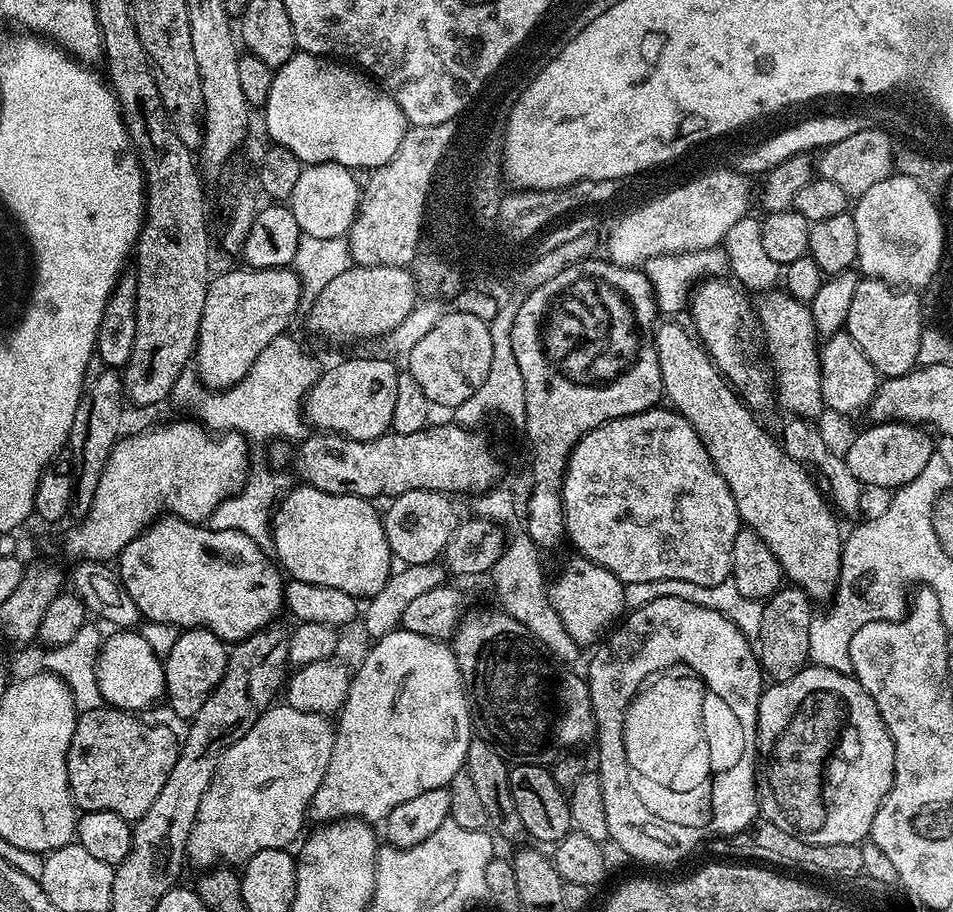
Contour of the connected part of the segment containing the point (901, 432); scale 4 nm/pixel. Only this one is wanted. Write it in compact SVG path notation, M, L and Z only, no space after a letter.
M889 422L872 424L865 432L860 432L852 440L848 452L843 453L846 466L854 473L854 478L865 486L882 486L893 490L906 482L914 482L918 474L926 466L934 451L933 433L919 424Z

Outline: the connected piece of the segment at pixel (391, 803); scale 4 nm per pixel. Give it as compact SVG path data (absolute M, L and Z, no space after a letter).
M397 630L386 634L371 646L373 648L365 654L364 661L360 664L360 669L351 673L348 693L344 699L344 707L338 713L340 721L337 719L334 724L336 729L334 754L330 754L330 766L326 766L326 774L322 777L322 786L318 786L318 794L314 794L312 799L311 819L313 821L315 819L320 820L316 822L319 822L321 825L331 824L334 820L345 818L355 818L369 822L380 820L380 822L384 822L387 821L390 810L394 810L394 806L402 806L402 802L408 801L409 798L415 798L418 794L426 794L426 790L447 788L451 779L463 769L466 750L474 738L474 732L472 732L474 716L470 711L470 700L462 691L460 671L455 659L450 658L450 648L447 643L430 642L428 637L422 634Z

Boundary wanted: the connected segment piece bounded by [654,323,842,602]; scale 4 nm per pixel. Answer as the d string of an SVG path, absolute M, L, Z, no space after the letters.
M662 324L655 329L654 339L667 403L687 418L690 426L694 426L702 446L706 446L706 454L710 454L718 474L722 474L722 478L730 486L730 494L734 498L734 506L741 521L755 530L758 538L766 542L766 546L770 546L774 558L778 558L781 573L787 579L789 576L792 579L789 581L803 590L814 602L831 601L840 577L842 531L840 532L840 524L836 521L837 513L826 499L821 485L819 483L816 485L808 477L809 469L803 464L794 462L794 458L790 458L790 454L784 452L784 445L779 439L773 433L771 436L756 421L759 419L737 396L724 375L716 369L716 363L699 339L689 329L688 333L680 324Z

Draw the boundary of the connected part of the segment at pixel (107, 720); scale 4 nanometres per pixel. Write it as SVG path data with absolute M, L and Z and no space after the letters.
M103 706L80 712L76 718L74 738L68 751L68 789L72 791L72 803L81 813L113 812L122 819L135 822L154 806L154 798L162 794L174 762L178 762L181 741L164 724L147 724L139 715L119 708Z

